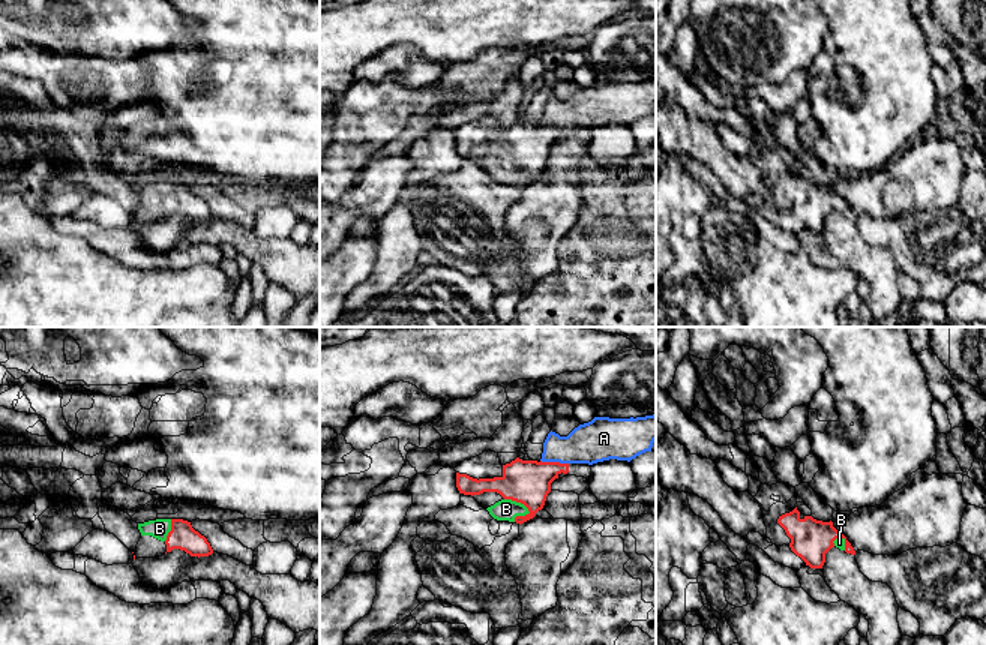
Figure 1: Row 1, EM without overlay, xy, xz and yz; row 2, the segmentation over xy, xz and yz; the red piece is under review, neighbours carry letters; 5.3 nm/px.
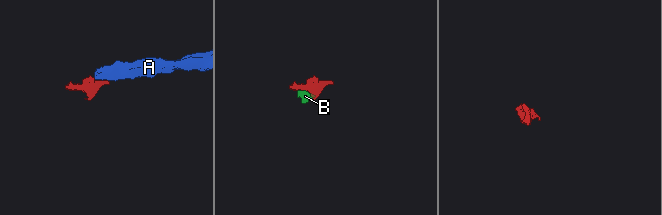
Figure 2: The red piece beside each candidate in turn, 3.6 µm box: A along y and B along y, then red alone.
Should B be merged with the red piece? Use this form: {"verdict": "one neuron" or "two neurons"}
{"verdict": "one neuron"}

